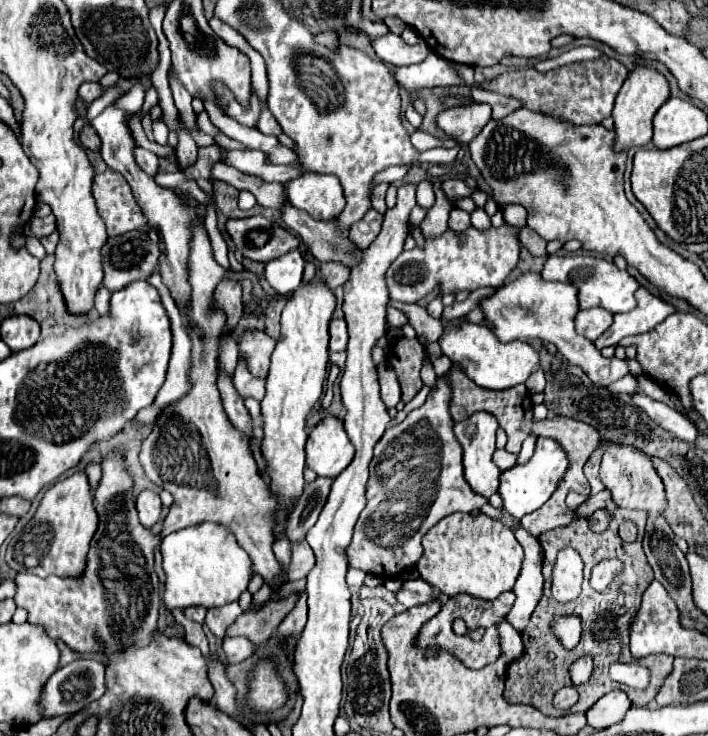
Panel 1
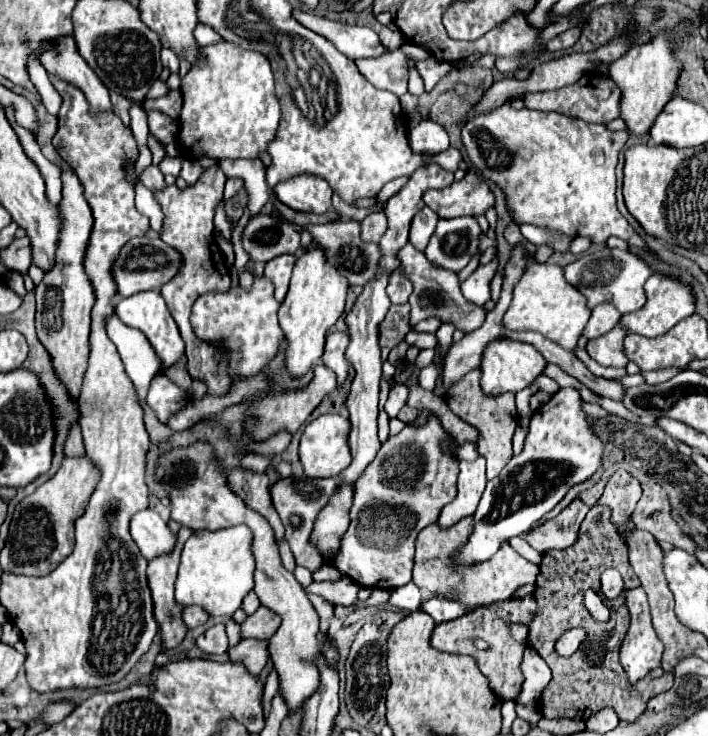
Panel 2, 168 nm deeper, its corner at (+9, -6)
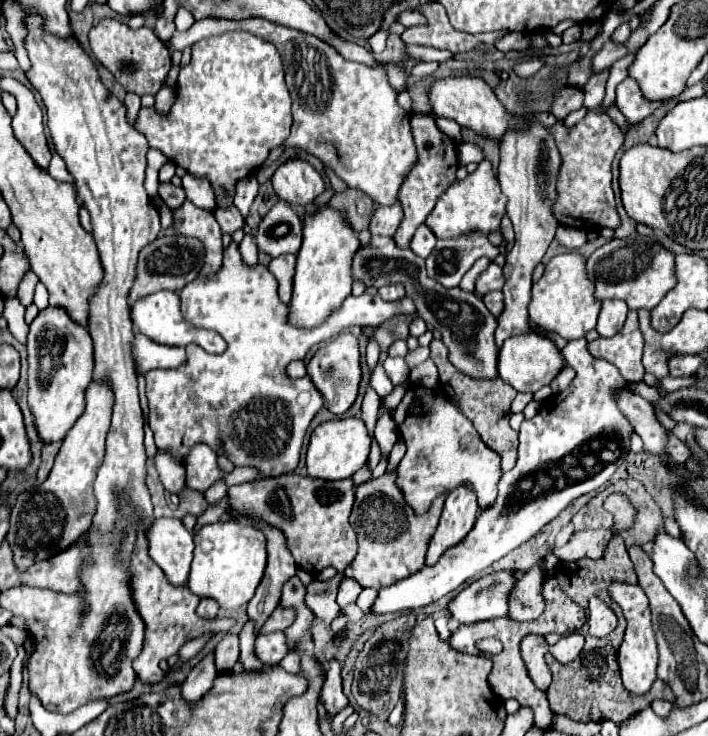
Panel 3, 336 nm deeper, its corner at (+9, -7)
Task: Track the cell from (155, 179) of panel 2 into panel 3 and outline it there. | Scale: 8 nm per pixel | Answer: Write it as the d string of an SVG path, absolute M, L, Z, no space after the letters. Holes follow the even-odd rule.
M160 182L160 186L158 186L158 194L160 194L160 198L164 200L164 204L170 206L170 208L180 206L182 200L186 198L184 190L178 188L178 186L174 186L172 182Z

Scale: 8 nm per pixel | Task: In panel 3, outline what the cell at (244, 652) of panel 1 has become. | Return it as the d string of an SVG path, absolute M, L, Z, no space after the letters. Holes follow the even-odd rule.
M274 632L274 634L266 634L266 636L258 636L256 644L254 644L254 654L262 664L278 664L284 656L286 656L288 648L286 648L286 640L284 640L284 632Z

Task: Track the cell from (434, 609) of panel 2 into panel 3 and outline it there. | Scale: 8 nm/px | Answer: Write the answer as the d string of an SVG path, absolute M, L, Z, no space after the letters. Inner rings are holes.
M502 570L502 572L492 572L486 574L482 578L478 578L476 582L468 584L450 604L448 604L448 612L454 620L458 620L460 624L472 624L472 622L482 622L482 620L492 620L498 616L506 616L508 614L508 594L512 590L512 586L516 584L516 578L512 576L514 570Z

